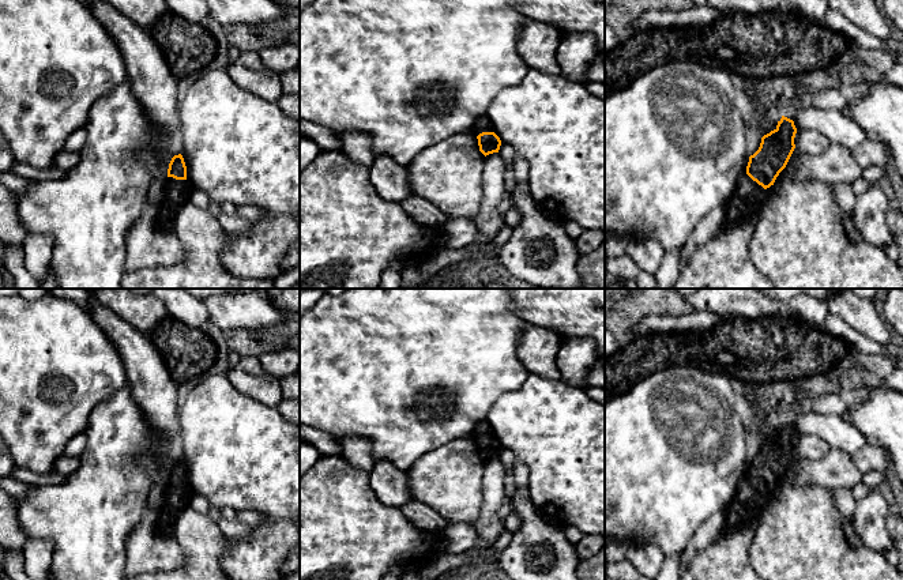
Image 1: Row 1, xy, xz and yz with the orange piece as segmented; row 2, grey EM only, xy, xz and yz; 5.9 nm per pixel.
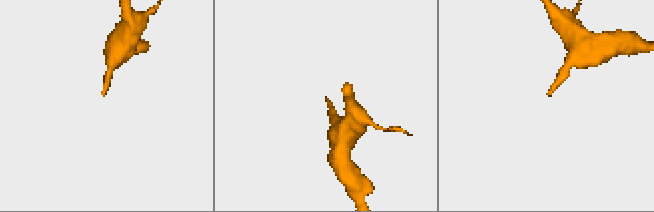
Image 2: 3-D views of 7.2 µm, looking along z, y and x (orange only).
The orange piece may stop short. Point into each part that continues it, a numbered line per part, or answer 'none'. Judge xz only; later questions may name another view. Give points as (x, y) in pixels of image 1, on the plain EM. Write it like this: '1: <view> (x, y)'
1: xz (482, 429)

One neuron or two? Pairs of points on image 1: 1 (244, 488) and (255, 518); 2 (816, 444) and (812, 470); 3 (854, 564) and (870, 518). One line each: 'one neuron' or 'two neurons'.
1: two neurons
2: two neurons
3: two neurons

